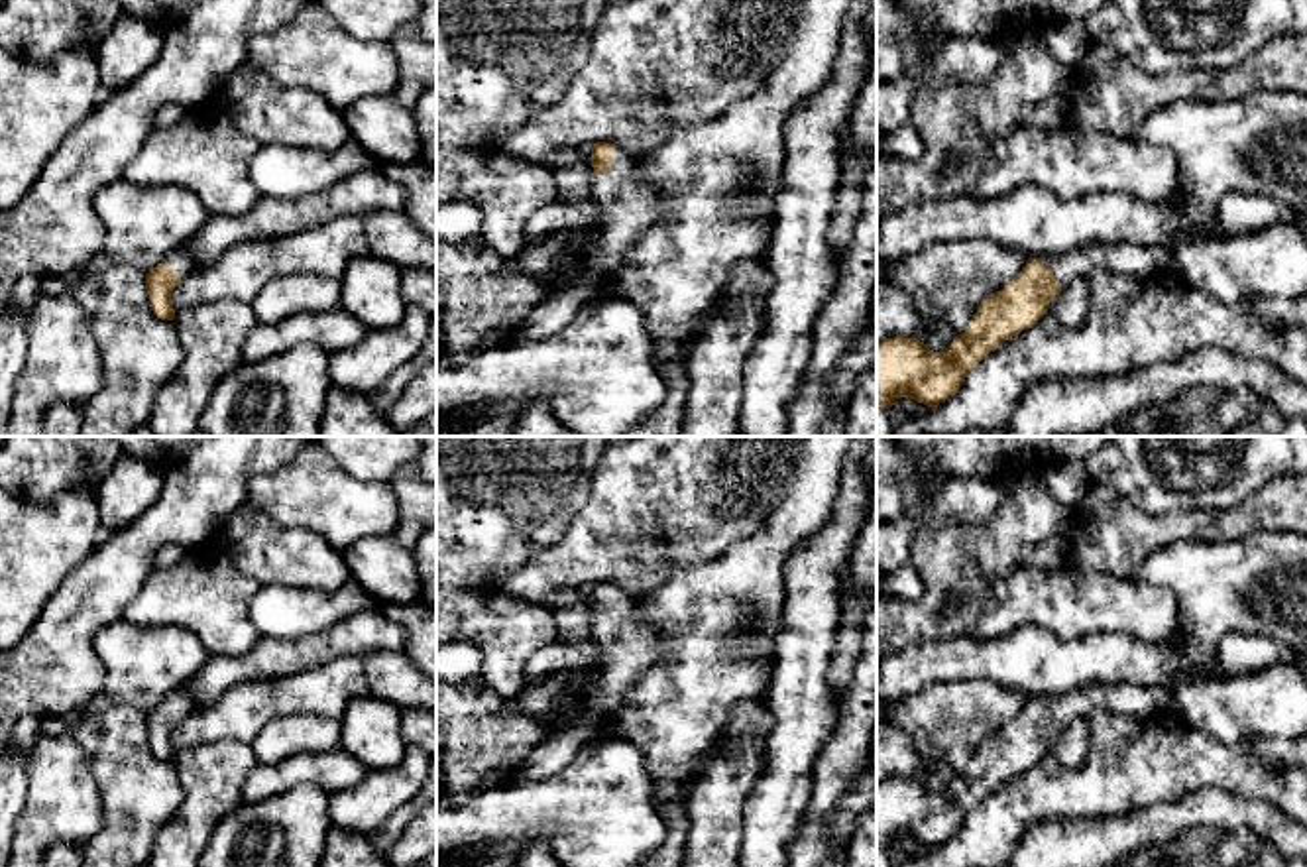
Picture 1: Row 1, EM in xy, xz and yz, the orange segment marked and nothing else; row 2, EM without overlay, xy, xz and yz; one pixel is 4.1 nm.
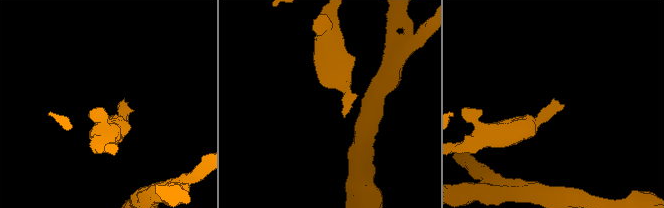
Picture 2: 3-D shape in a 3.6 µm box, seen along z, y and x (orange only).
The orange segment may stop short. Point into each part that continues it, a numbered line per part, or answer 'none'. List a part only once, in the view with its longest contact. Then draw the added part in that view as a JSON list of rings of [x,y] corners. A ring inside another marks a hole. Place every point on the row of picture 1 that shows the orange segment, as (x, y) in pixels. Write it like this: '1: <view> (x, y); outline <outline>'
1: xz (631, 205); outline [[[619,147],[613,149],[611,169],[594,175],[592,201],[605,210],[605,226],[584,279],[568,291],[548,293],[521,322],[515,322],[513,342],[562,332],[584,303],[607,291],[623,265],[625,252],[664,216],[662,195],[637,169],[635,157]]]

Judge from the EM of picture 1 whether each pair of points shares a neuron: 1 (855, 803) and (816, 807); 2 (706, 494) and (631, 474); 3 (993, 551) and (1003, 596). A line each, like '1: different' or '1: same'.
1: different
2: same
3: different

